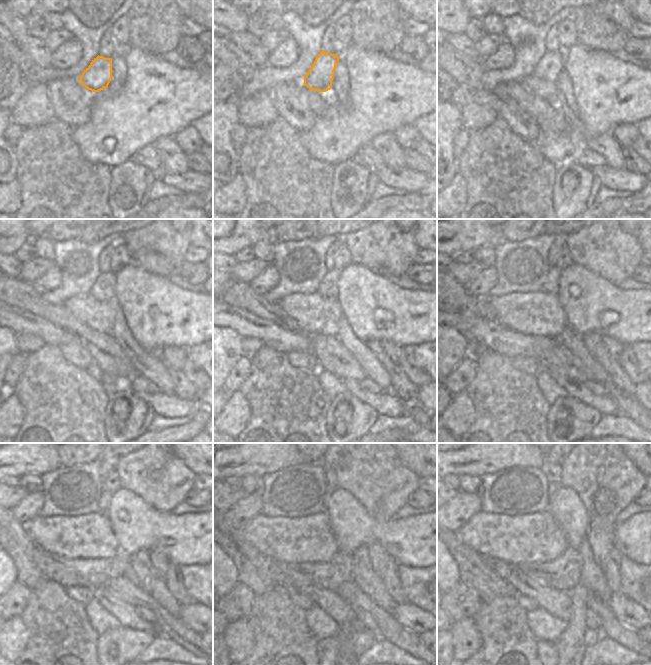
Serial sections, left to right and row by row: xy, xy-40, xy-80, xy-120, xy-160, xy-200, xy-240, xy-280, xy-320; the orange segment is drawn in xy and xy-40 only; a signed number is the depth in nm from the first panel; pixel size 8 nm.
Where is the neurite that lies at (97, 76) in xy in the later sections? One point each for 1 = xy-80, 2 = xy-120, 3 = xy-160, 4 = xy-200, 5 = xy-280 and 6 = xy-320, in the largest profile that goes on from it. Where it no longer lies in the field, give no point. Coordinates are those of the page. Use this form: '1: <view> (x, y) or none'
1: xy-80 (551, 64)
2: xy-120 (104, 287)
3: xy-160 (328, 286)
4: xy-200 (551, 284)
5: xy-280 (329, 489)
6: xy-320 (552, 488)

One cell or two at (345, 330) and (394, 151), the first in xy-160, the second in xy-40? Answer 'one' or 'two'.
one

